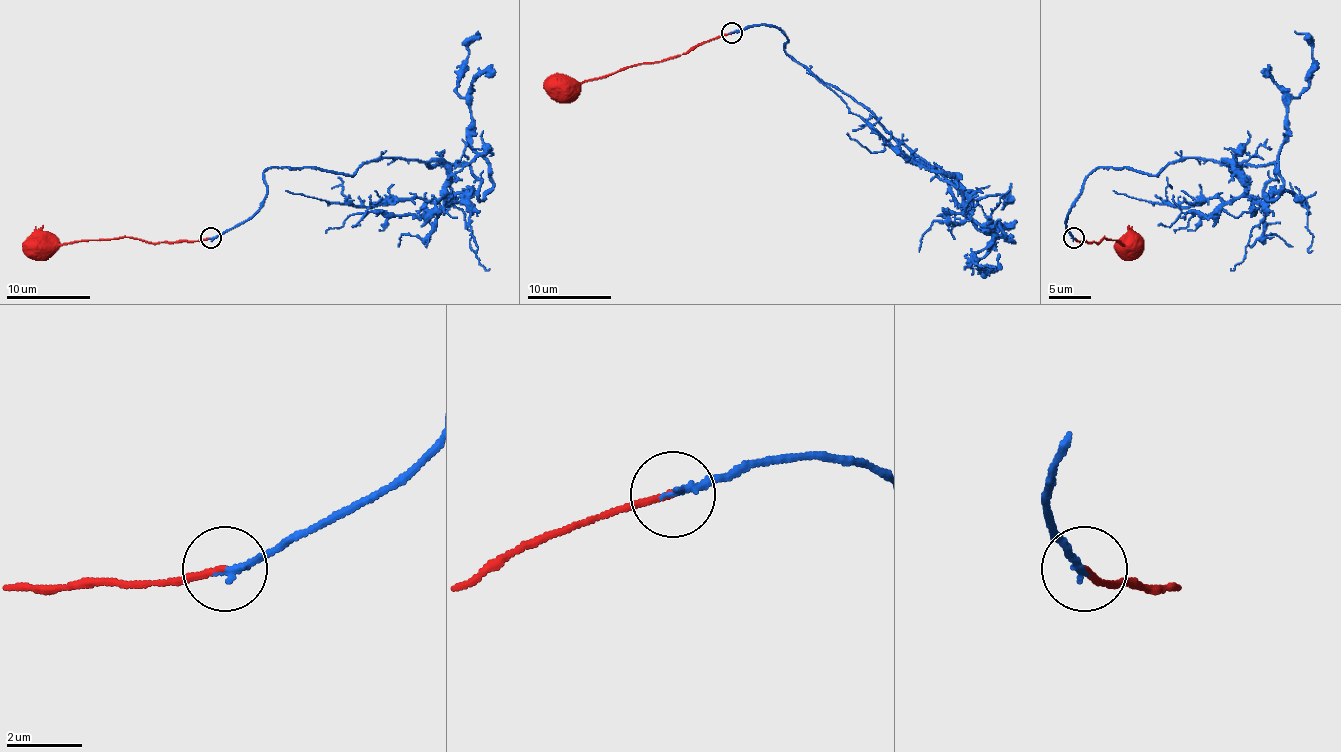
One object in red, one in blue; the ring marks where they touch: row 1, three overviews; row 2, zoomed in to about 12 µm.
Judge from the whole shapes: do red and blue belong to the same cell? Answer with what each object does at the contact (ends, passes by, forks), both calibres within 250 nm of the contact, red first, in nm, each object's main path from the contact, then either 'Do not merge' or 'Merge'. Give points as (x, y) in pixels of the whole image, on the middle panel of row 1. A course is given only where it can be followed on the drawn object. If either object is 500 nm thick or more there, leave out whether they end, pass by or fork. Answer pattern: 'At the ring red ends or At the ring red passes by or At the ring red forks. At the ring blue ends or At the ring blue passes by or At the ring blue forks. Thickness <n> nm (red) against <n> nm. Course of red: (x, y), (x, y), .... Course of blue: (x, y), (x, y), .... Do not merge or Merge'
At the ring red ends. At the ring blue ends. Thickness 150 nm (red) against 180 nm. Course of red: (731, 32), (698, 43), (681, 55), (649, 64), (634, 64), (580, 83), (553, 81), (544, 89). Course of blue: (731, 32), (771, 24), (985, 232), (1002, 226), (1013, 242), (996, 238), (977, 266), (998, 253). Merge

